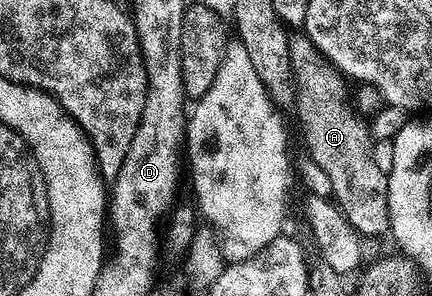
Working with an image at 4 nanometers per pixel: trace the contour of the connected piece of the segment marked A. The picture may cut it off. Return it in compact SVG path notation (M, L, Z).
M296 32L289 37L290 64L294 68L294 80L296 81L296 105L294 112L298 114L300 126L304 129L304 142L308 145L308 158L326 176L330 176L330 188L332 198L346 220L357 234L376 238L379 234L387 235L390 230L390 216L388 215L388 175L383 174L381 169L374 164L372 159L372 144L370 143L370 132L366 122L359 113L350 106L346 106L349 83L343 74L335 66L320 55L316 46L303 32Z

